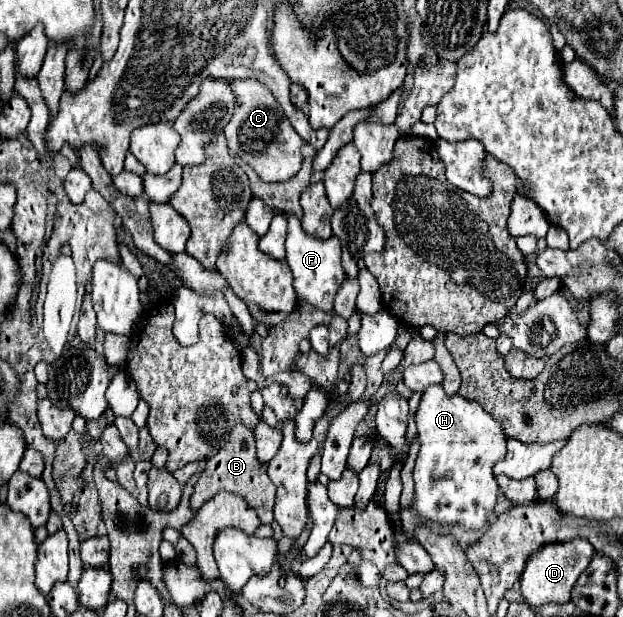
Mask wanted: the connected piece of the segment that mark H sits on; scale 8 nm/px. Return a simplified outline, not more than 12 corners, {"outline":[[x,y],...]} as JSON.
{"outline":[[423,394],[411,512],[485,528],[503,426],[477,402]]}

